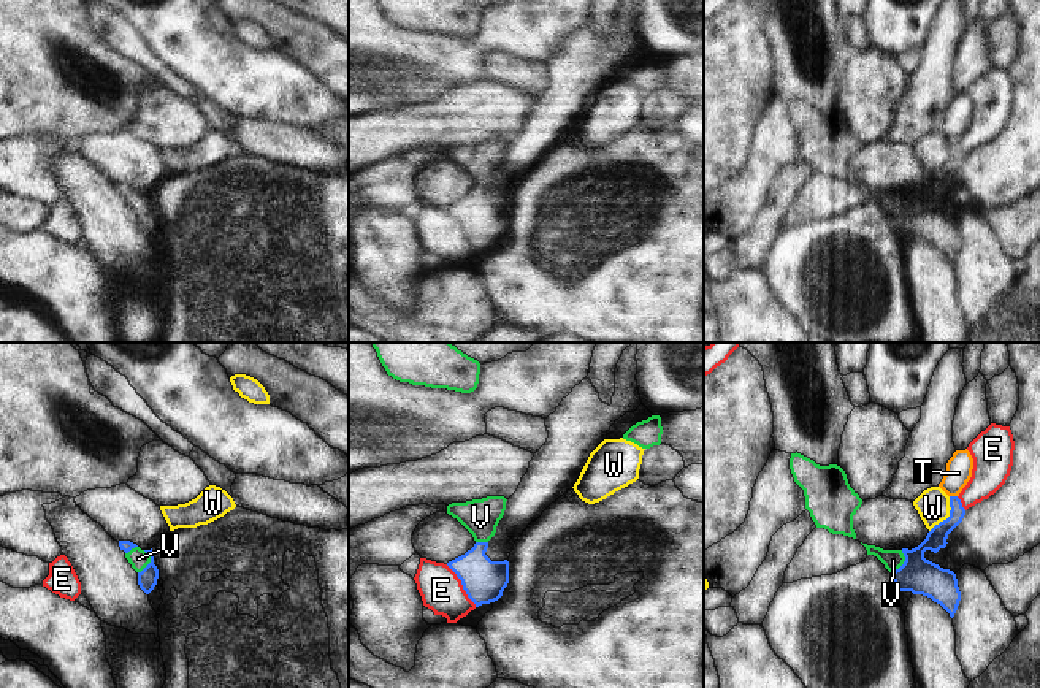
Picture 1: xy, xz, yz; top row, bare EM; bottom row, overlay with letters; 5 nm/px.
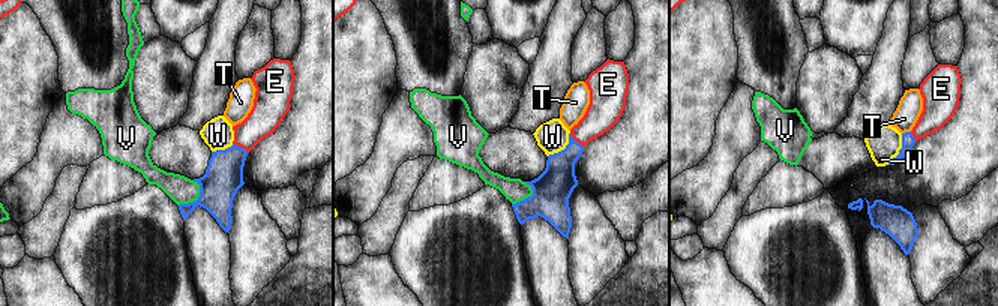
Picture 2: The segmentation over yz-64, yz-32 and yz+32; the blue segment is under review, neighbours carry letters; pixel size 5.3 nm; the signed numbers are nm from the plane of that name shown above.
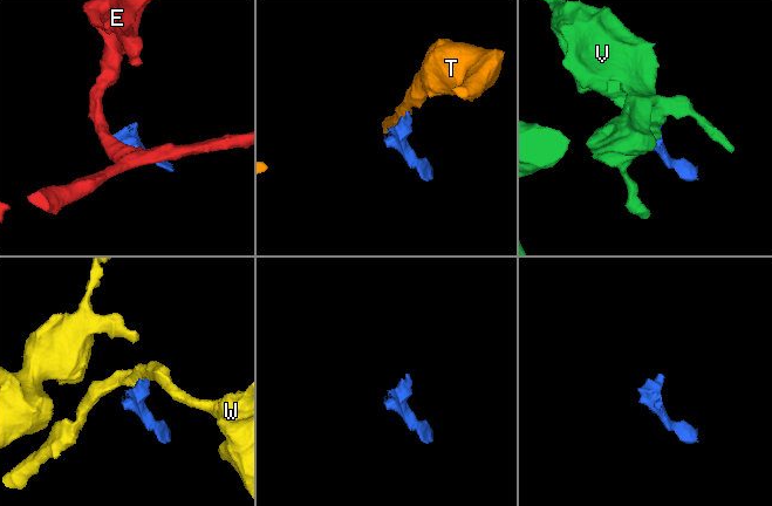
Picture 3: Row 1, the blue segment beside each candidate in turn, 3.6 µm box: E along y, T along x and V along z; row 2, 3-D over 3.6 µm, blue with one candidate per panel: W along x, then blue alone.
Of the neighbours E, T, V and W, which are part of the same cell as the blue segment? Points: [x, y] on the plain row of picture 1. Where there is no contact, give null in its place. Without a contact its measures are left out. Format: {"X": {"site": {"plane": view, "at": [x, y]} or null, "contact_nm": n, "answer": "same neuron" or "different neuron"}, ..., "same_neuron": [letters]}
{"E": {"site": {"plane": "xz", "at": [462, 229]}, "contact_nm": 260, "answer": "different neuron"}, "T": {"site": {"plane": "yz", "at": [953, 141]}, "contact_nm": 40, "answer": "different neuron"}, "V": {"site": {"plane": "yz", "at": [904, 208]}, "contact_nm": 130, "answer": "same neuron"}, "W": {"site": {"plane": "yz", "at": [950, 160]}, "contact_nm": 220, "answer": "different neuron"}, "same_neuron": ["V"]}

